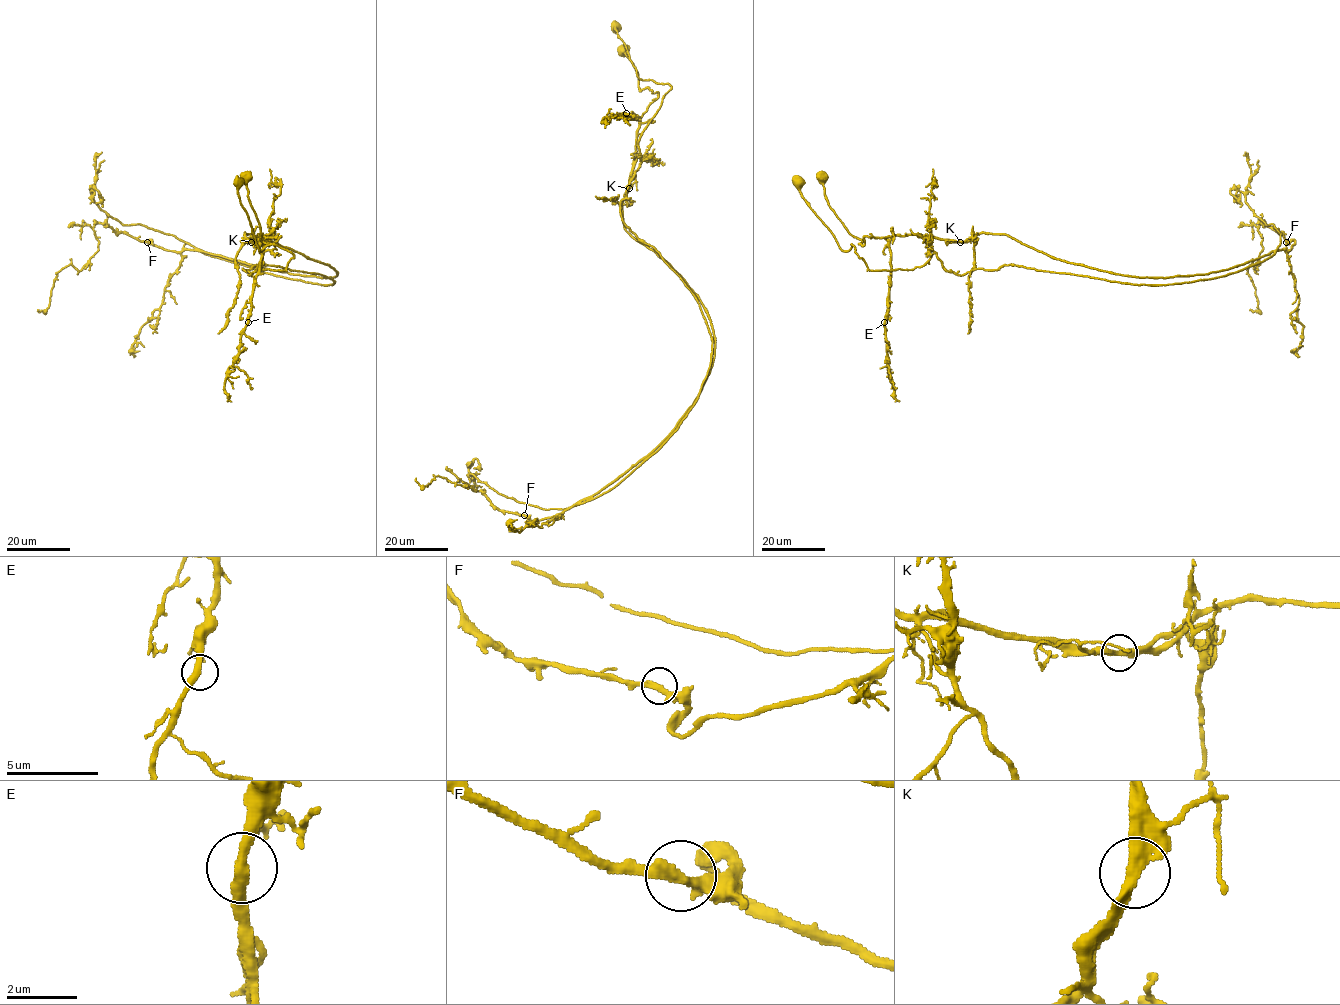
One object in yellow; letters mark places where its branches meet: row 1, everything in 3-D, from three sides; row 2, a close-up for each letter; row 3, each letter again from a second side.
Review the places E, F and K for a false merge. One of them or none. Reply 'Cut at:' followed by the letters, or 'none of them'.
Cut at: K

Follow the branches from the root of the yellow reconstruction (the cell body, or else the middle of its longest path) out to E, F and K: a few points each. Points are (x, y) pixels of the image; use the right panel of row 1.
E: (822, 176), (829, 207), (859, 243), (865, 243), (865, 236), (890, 237), (884, 322)
F: (822, 176), (829, 207), (862, 245), (998, 233), (1100, 270), (1172, 277), (1287, 251), (1286, 242)
K: (822, 176), (826, 178), (823, 189), (829, 207), (862, 245), (865, 236), (918, 234), (960, 242)

